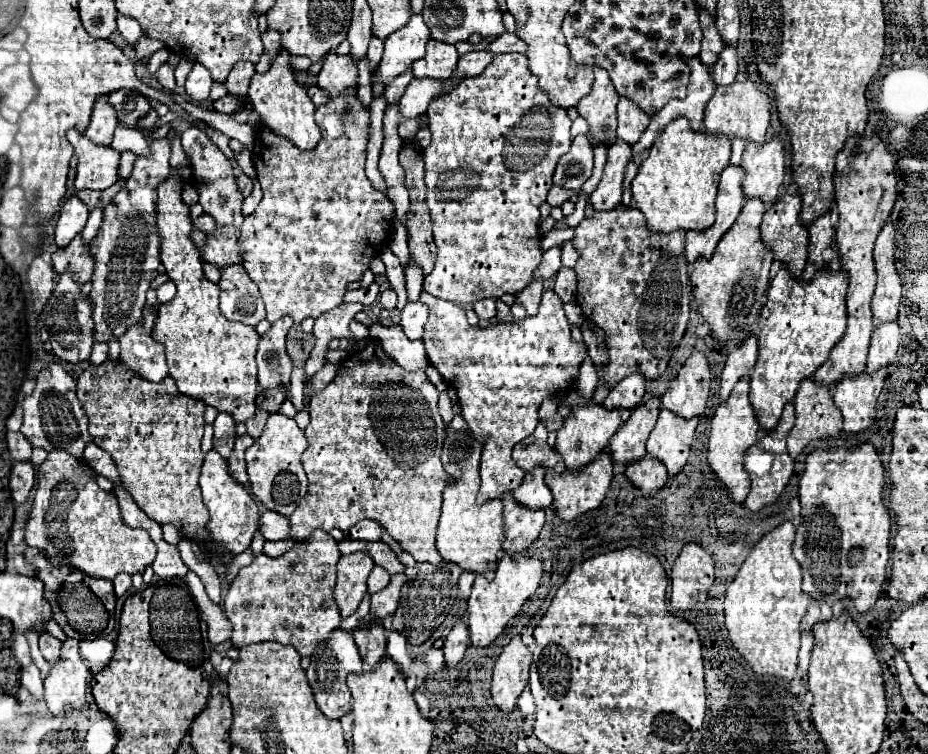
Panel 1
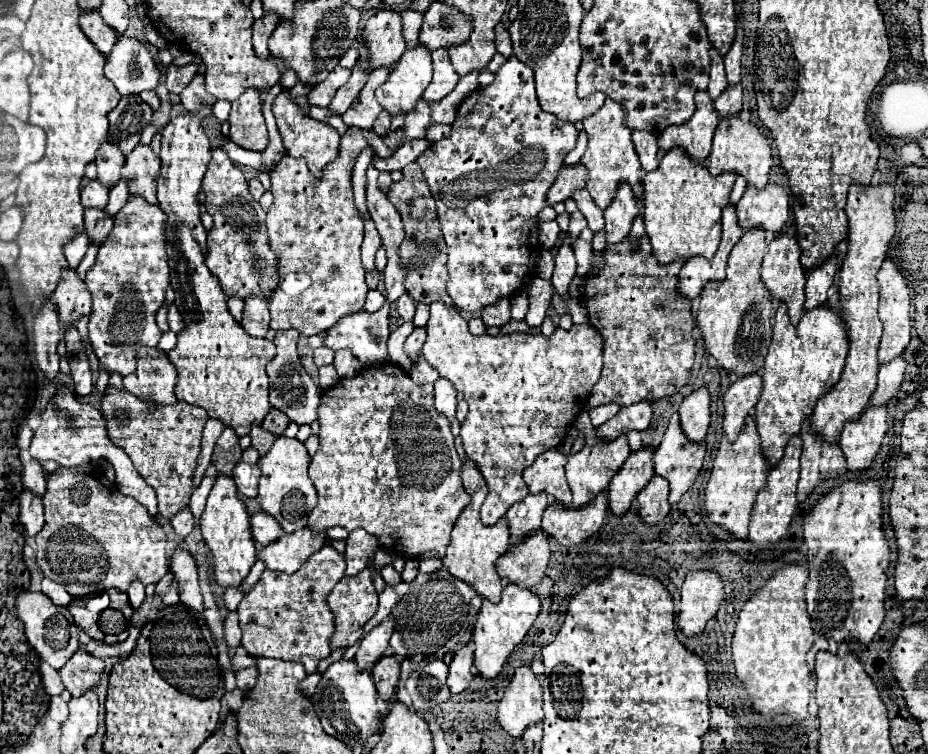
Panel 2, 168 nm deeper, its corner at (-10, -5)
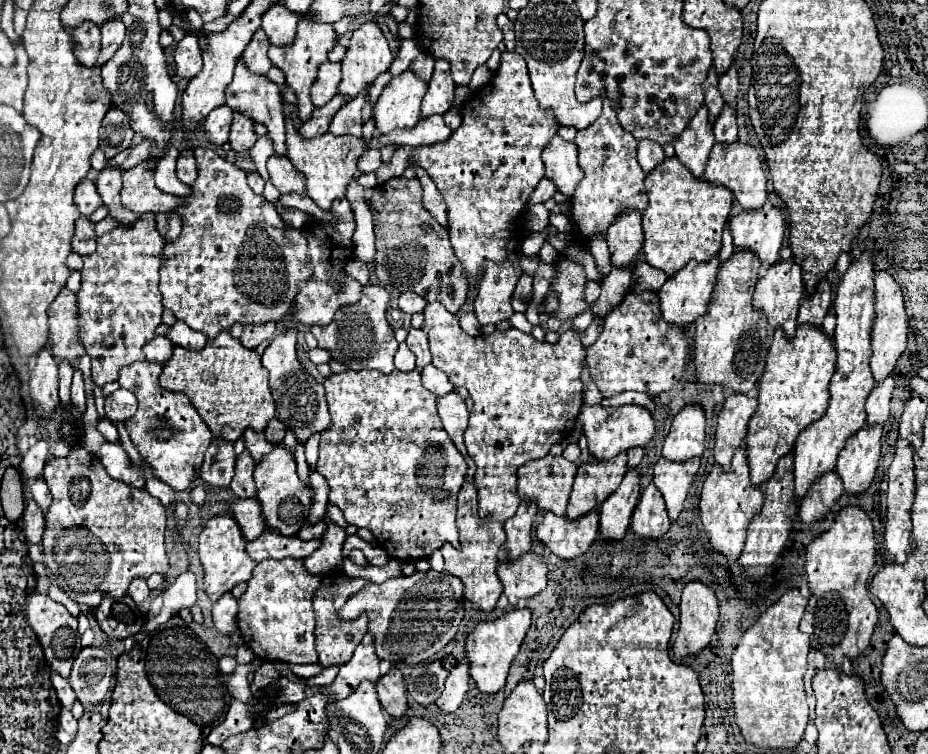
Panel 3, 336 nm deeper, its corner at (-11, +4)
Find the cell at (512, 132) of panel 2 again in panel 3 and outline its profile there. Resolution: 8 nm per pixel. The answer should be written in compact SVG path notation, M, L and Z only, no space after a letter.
M501 53L501 65L495 71L491 83L469 97L469 101L463 105L461 115L463 121L459 129L453 131L447 141L423 147L399 147L391 161L377 169L377 179L385 183L393 177L399 177L407 169L409 157L429 173L447 205L449 241L463 265L463 279L469 289L477 289L477 275L489 261L505 263L509 259L507 245L511 243L517 227L523 227L523 213L527 209L529 197L537 183L545 177L541 161L543 147L547 147L547 143L557 135L561 125L555 123L555 115L551 115L551 111L539 107L531 91L527 63L519 53Z

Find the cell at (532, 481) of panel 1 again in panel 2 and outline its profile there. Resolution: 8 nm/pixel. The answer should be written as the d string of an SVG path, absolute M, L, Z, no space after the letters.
M528 494L522 502L514 504L508 514L506 514L506 522L510 528L510 544L520 544L524 538L528 538L530 534L540 530L540 520L542 514L548 506L548 496L534 496Z

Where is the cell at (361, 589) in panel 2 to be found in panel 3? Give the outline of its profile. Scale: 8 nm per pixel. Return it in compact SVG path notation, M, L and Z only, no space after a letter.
M333 573L333 575L325 575L321 579L321 585L315 589L315 595L313 595L313 607L315 607L315 615L317 615L315 645L317 645L317 653L319 653L319 663L323 667L347 663L353 655L353 649L361 643L363 635L367 633L367 615L361 615L359 619L353 619L347 623L343 623L343 619L339 619L339 607L343 607L343 603L347 603L347 599L351 595L355 595L355 591L363 589L365 583L367 583L367 579L361 579L361 577L347 577L345 573Z

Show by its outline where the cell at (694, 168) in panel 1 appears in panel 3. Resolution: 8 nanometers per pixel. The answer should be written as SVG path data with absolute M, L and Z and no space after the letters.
M667 157L651 175L645 177L649 205L643 211L643 255L651 267L675 275L689 259L709 261L721 249L721 233L731 209L731 191L713 187L701 177L695 177L679 159Z

